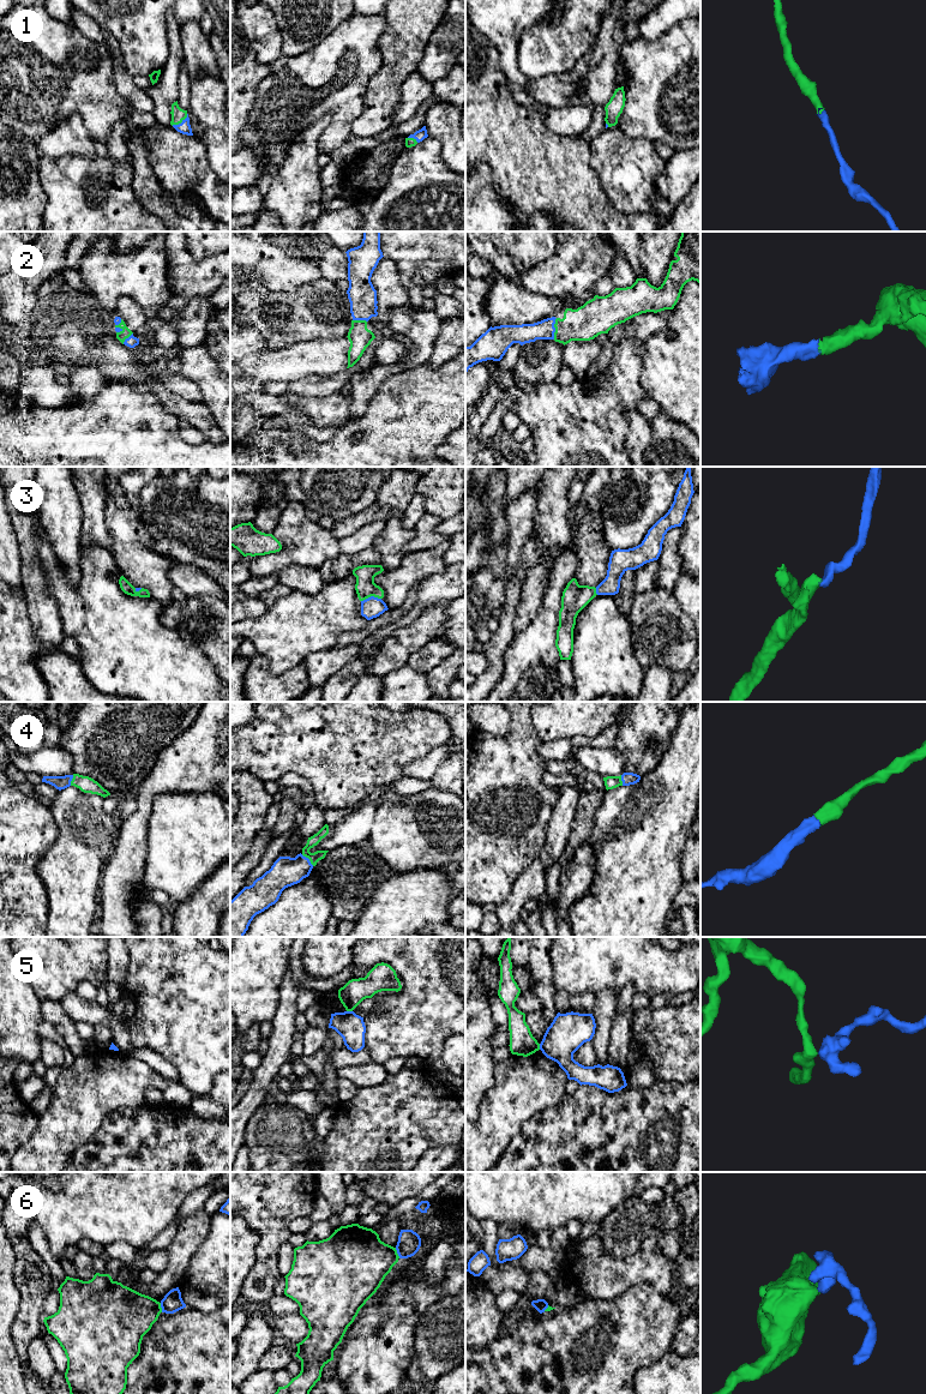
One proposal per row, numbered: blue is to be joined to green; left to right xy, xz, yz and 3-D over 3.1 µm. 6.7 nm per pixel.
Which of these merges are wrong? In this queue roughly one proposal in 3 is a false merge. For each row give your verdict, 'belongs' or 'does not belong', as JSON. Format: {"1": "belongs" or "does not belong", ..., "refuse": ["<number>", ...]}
{"1": "belongs", "2": "belongs", "3": "belongs", "4": "belongs", "5": "does not belong", "6": "does not belong", "refuse": ["5", "6"]}

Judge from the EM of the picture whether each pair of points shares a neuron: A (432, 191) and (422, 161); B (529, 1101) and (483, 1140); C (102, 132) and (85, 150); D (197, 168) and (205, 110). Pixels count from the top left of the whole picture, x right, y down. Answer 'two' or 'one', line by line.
A: one
B: one
C: two
D: two

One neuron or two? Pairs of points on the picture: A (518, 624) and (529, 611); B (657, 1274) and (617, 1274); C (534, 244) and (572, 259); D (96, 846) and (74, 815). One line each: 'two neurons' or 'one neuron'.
A: one neuron
B: one neuron
C: two neurons
D: one neuron

